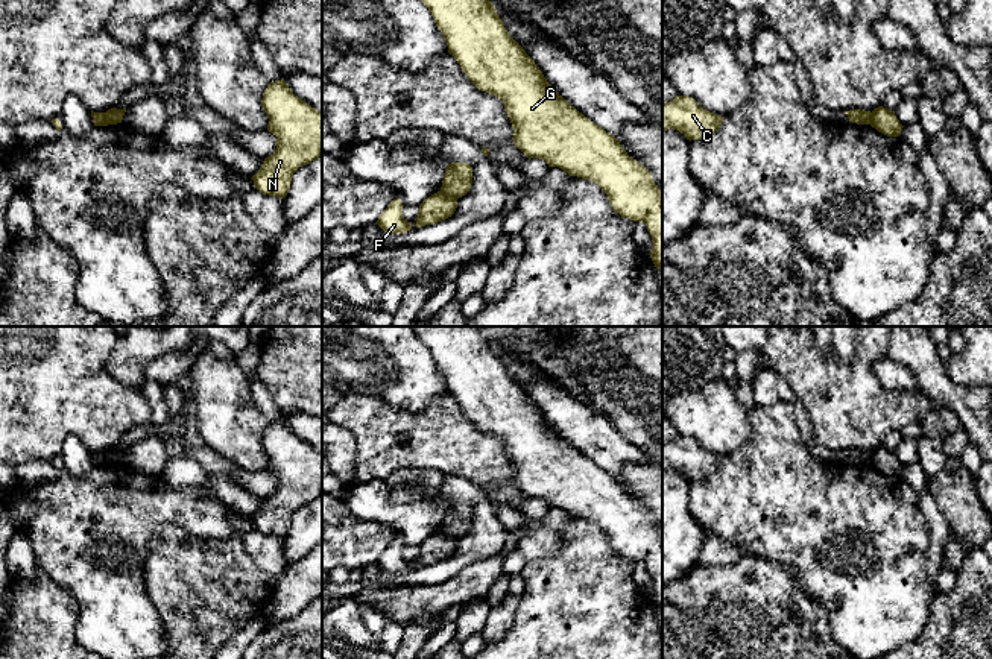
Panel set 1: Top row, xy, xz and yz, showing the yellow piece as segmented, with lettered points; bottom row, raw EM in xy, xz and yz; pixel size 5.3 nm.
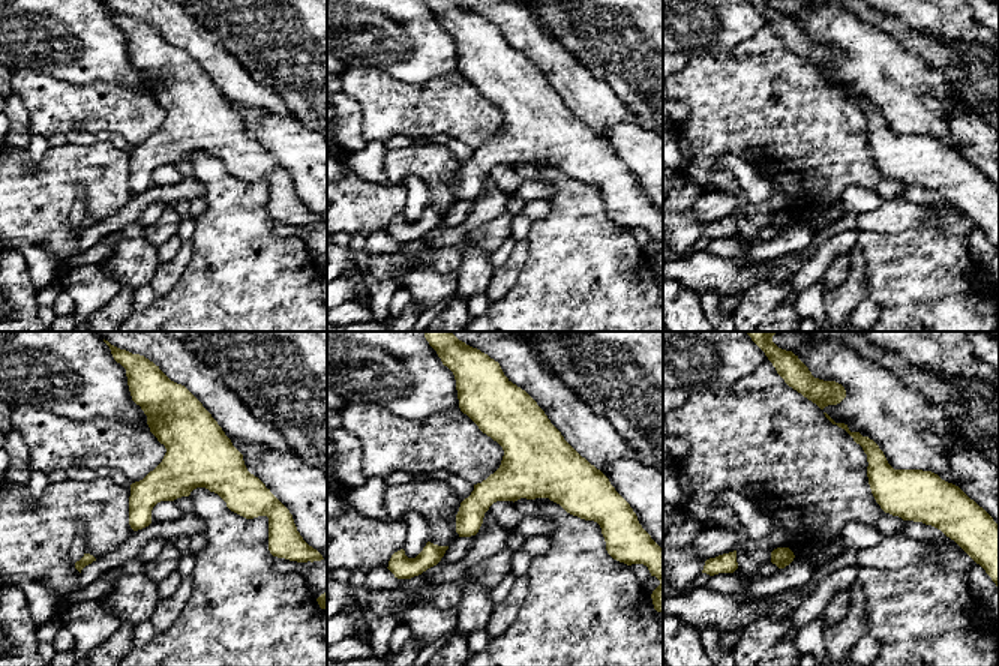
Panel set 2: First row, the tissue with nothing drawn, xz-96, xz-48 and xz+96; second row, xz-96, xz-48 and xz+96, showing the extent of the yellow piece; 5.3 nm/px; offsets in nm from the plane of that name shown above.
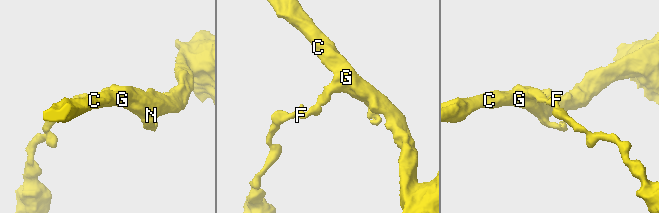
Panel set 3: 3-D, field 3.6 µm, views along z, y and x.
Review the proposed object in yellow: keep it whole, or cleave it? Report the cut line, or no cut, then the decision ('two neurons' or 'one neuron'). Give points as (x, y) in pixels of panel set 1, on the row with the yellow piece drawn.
xz (441, 190), (456, 201) | two neurons

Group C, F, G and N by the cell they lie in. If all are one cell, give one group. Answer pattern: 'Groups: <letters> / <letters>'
Groups: C G N / F

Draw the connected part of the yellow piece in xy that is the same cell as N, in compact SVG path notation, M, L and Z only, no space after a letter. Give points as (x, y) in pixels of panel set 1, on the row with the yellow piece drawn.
M284 79L267 85L261 105L269 118L267 131L276 137L276 149L251 179L260 193L284 199L293 173L322 155L322 114L295 96Z

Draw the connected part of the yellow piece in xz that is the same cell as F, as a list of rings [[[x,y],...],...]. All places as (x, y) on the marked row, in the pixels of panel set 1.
[[[393,199],[387,208],[381,213],[377,225],[389,234],[404,234],[412,229],[412,222],[403,217],[403,202],[401,199]]]

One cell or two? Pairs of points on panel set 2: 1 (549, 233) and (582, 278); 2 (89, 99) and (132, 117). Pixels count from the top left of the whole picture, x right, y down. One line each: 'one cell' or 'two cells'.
1: one cell
2: one cell

